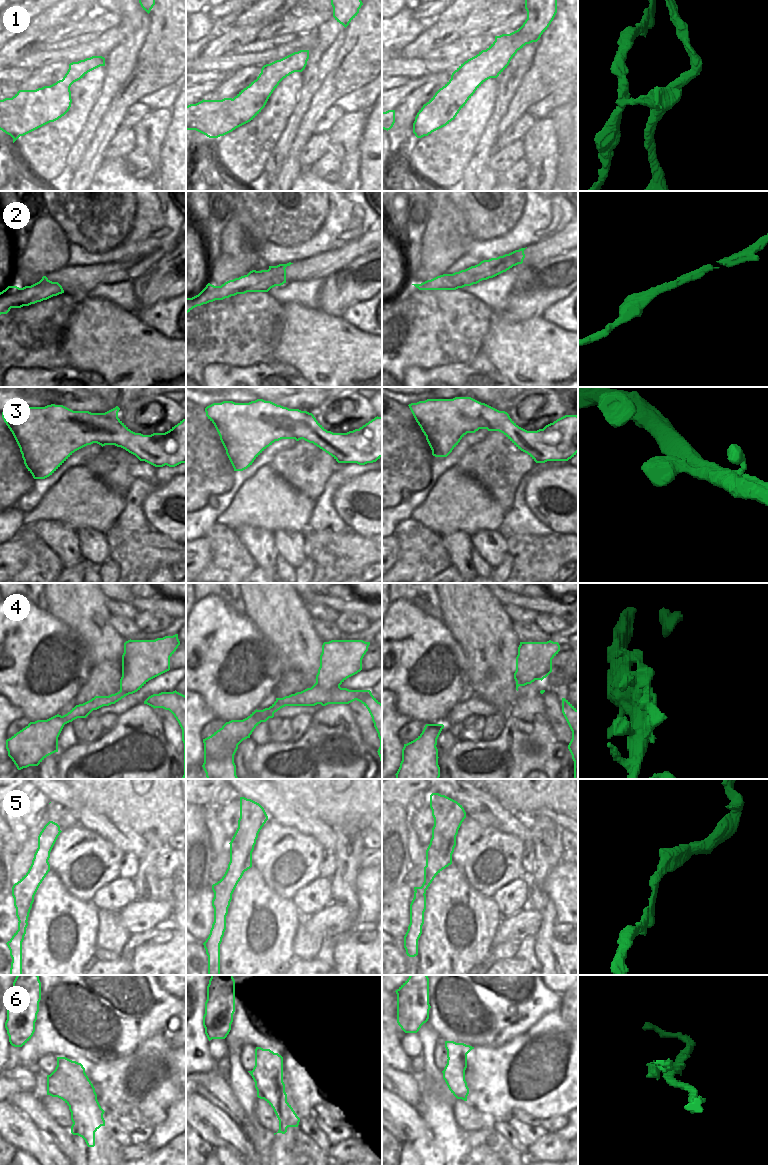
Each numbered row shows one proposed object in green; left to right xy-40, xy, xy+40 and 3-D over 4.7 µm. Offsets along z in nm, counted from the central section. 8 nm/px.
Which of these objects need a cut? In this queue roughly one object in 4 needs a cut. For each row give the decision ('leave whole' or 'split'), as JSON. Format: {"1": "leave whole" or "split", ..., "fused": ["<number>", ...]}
{"1": "split", "2": "leave whole", "3": "leave whole", "4": "leave whole", "5": "leave whole", "6": "split", "fused": ["1", "6"]}

